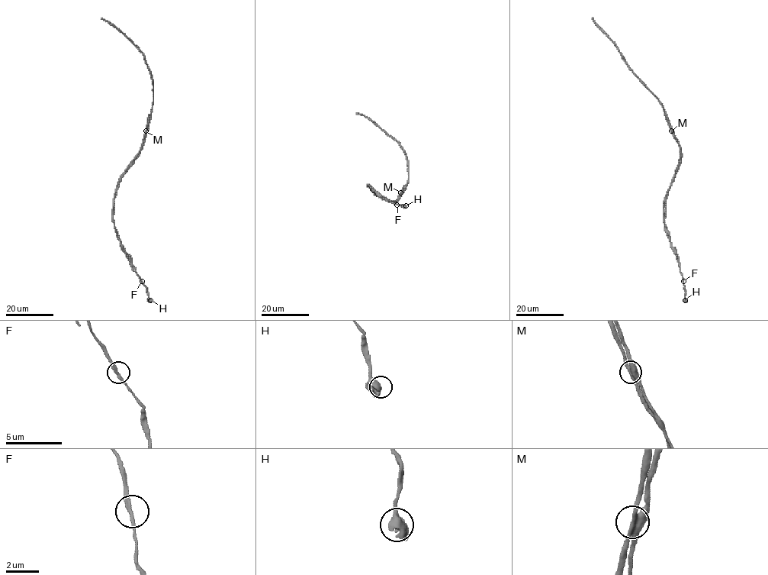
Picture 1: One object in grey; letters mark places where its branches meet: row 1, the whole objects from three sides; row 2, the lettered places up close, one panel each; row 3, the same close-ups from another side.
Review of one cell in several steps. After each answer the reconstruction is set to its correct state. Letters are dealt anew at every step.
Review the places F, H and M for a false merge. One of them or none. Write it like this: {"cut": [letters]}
{"cut": ["M"]}

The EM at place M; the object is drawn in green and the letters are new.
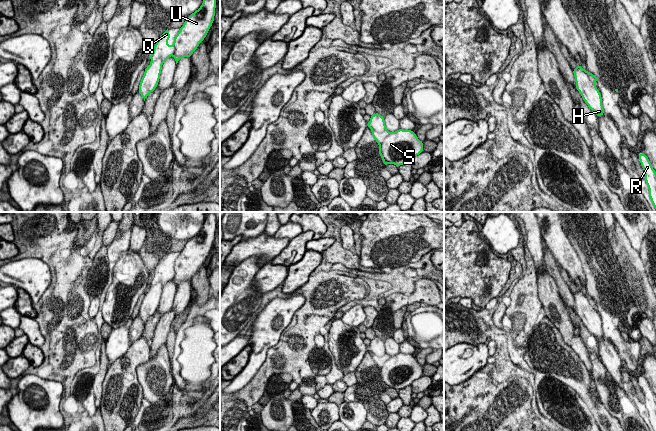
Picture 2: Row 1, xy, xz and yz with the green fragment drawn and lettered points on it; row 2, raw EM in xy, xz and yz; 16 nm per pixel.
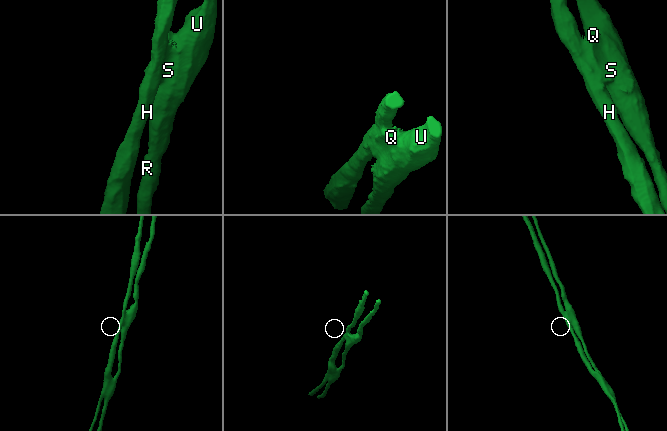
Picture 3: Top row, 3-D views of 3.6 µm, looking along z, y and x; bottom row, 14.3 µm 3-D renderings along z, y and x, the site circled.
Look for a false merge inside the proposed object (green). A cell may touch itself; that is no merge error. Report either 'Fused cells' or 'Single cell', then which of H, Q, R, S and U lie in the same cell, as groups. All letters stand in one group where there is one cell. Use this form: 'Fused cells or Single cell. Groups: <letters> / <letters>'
Fused cells. Groups: H / Q R S U

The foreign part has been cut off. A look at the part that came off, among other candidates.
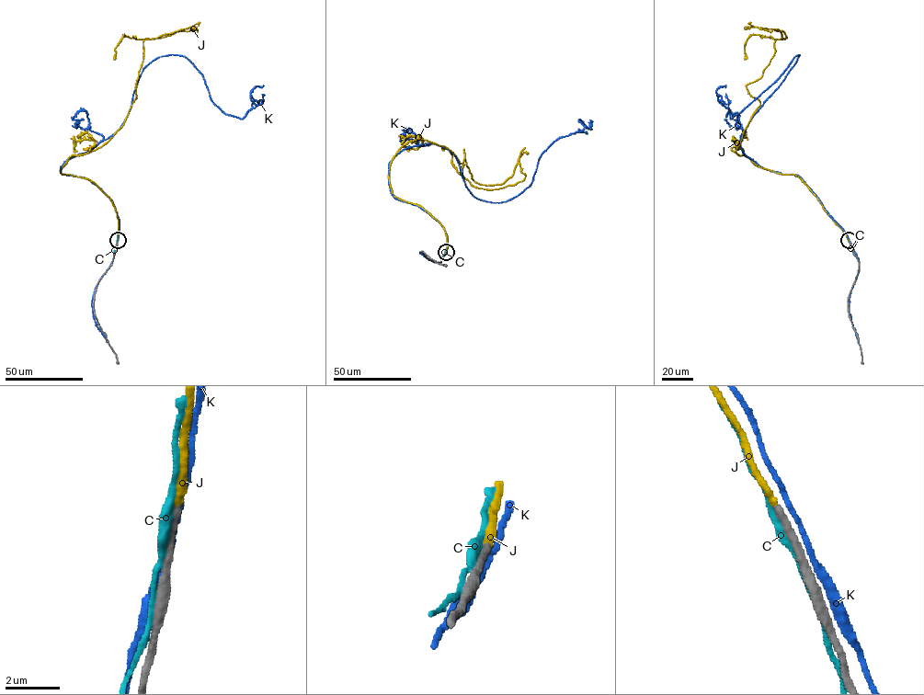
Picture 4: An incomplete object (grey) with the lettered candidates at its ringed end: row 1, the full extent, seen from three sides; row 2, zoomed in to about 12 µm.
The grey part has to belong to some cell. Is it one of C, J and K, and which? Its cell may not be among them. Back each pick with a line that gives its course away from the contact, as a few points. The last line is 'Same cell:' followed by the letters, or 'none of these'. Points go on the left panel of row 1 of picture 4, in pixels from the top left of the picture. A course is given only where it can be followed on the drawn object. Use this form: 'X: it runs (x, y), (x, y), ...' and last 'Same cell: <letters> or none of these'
J: it runs (117, 240), (109, 199), (61, 168), (122, 126), (144, 39), (197, 28), (123, 34), (114, 59)
Same cell: J

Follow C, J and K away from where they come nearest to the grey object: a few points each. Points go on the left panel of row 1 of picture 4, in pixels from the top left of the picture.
C: (117, 243), (113, 256)
J: (117, 240), (109, 199), (61, 168), (122, 126), (144, 39), (197, 28), (123, 34), (114, 59)
K: (118, 240), (111, 199), (61, 165), (119, 128), (147, 65), (186, 57), (212, 102), (242, 119), (263, 85)

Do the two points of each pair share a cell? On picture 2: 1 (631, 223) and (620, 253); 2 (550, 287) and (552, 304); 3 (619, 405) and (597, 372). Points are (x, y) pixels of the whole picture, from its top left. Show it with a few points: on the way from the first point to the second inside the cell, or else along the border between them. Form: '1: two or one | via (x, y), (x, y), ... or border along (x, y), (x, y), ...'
1: two | border along (617, 222), (630, 244), (639, 253)
2: one | via (550, 291), (551, 300)
3: one | via (613, 397), (603, 380)

